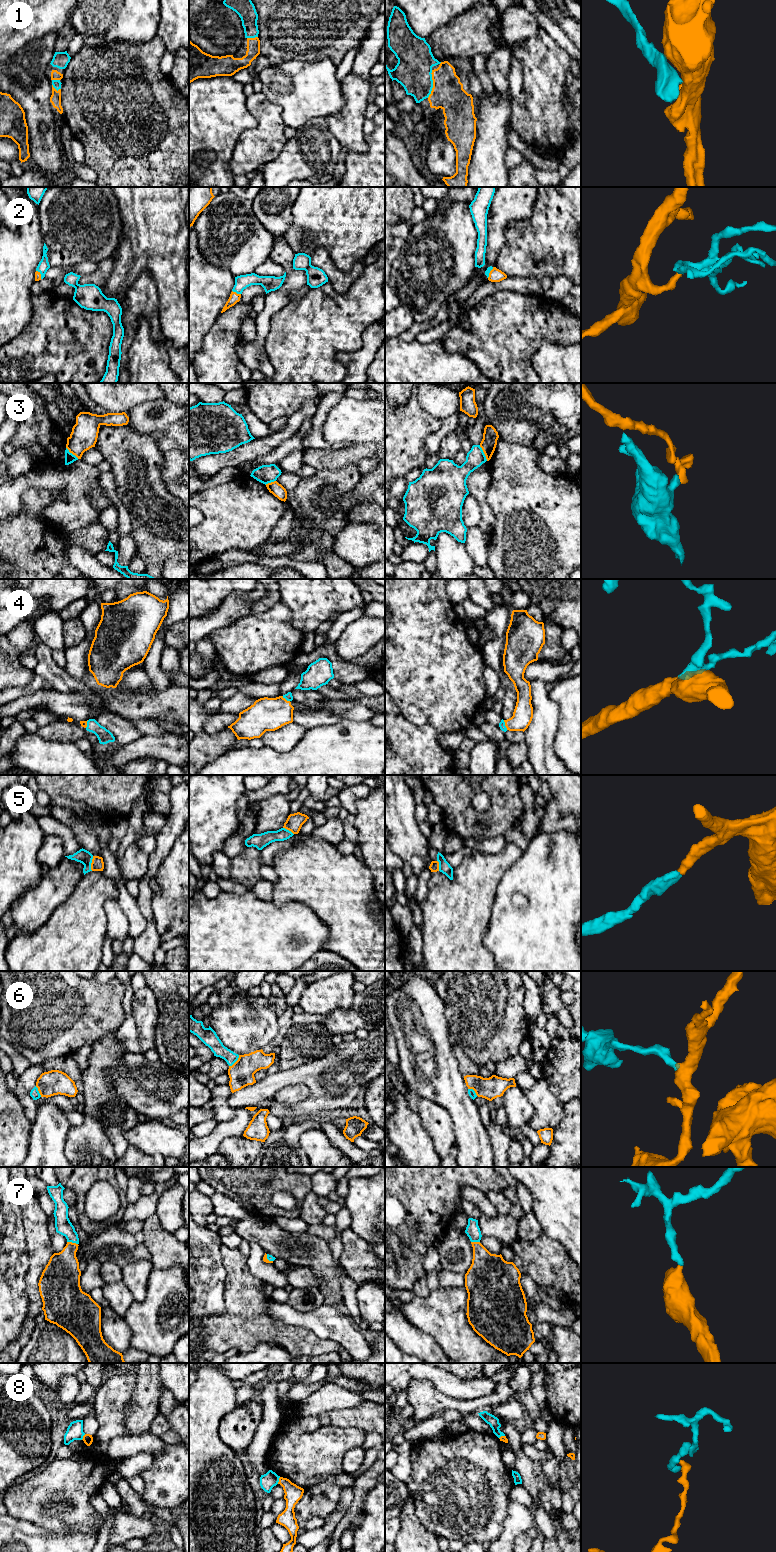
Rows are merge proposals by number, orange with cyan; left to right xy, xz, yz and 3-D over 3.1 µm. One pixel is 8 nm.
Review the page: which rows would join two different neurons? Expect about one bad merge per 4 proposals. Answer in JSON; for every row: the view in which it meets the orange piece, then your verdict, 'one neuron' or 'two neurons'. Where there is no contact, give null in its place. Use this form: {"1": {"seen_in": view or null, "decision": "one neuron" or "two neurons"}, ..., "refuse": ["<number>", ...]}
{"1": {"seen_in": "yz", "decision": "one neuron"}, "2": {"seen_in": "xz", "decision": "one neuron"}, "3": {"seen_in": "yz", "decision": "two neurons"}, "4": {"seen_in": "yz", "decision": "one neuron"}, "5": {"seen_in": "xy", "decision": "one neuron"}, "6": {"seen_in": "xz", "decision": "one neuron"}, "7": {"seen_in": "xy", "decision": "one neuron"}, "8": {"seen_in": "xz", "decision": "two neurons"}, "refuse": ["3", "8"]}

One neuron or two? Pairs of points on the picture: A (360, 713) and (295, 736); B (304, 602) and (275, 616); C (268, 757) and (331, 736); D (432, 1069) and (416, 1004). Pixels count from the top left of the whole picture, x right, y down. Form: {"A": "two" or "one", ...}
{"A": "two", "B": "two", "C": "one", "D": "one"}

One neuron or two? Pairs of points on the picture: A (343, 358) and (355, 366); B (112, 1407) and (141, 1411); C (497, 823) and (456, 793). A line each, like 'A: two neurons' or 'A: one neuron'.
A: one neuron
B: two neurons
C: one neuron

